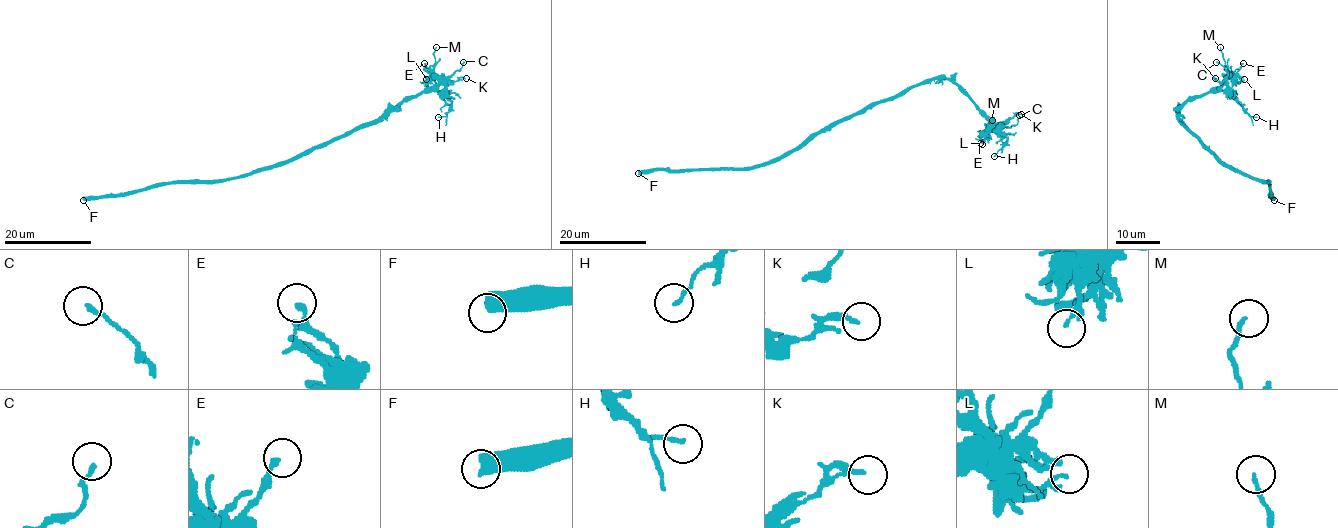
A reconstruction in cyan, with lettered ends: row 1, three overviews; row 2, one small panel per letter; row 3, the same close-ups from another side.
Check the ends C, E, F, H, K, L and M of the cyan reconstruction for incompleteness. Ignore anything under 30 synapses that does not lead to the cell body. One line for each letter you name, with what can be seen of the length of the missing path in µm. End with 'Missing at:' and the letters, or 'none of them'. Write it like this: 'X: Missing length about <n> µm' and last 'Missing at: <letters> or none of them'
F: Missing length about 30 µm
Missing at: F

